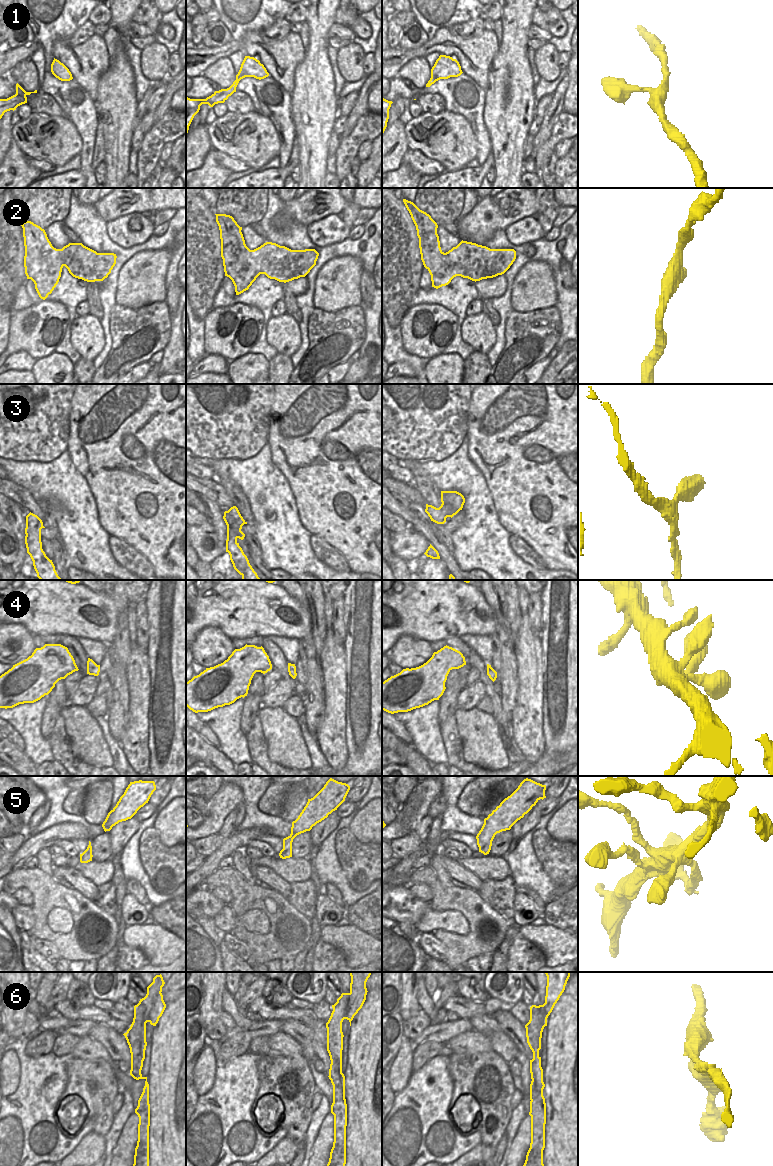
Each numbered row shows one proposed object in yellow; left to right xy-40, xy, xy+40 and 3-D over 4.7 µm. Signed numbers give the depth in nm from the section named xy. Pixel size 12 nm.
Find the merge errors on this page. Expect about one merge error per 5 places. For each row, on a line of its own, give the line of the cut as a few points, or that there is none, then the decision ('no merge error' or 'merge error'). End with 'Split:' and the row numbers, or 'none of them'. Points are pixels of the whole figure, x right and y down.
1: cut none; no merge error
2: cut none; no merge error
3: cut none; no merge error
4: cut none; no merge error
5: cut none; no merge error
6: cut xy+40 (538, 1055), (530, 1067), (533, 1075), (532, 1080); merge error
Split: 6

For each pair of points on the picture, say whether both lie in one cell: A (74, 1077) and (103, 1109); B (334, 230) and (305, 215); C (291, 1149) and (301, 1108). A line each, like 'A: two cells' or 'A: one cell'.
A: one cell
B: two cells
C: two cells

